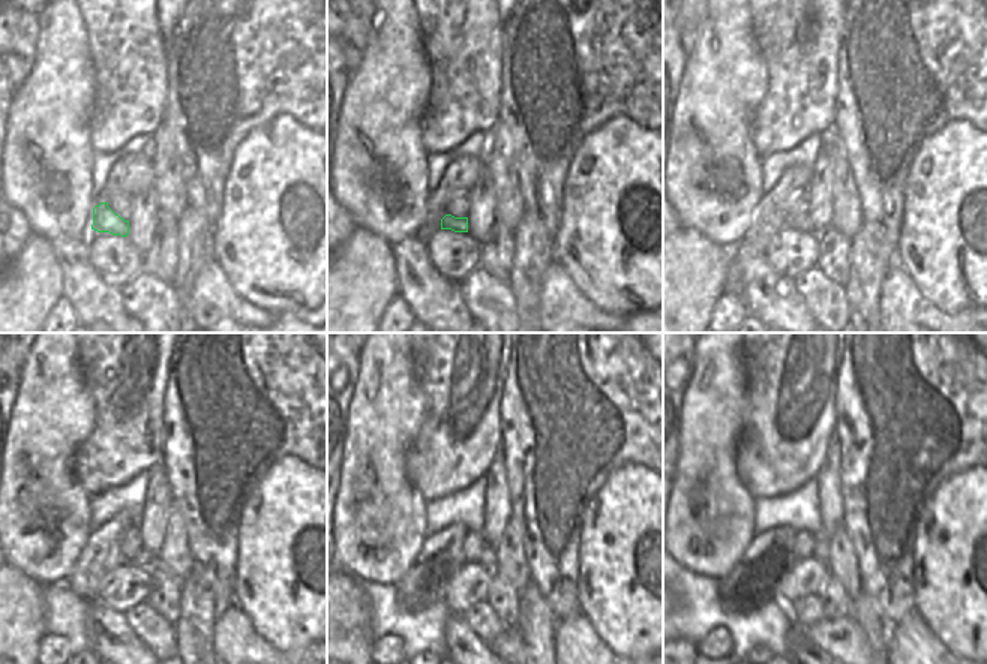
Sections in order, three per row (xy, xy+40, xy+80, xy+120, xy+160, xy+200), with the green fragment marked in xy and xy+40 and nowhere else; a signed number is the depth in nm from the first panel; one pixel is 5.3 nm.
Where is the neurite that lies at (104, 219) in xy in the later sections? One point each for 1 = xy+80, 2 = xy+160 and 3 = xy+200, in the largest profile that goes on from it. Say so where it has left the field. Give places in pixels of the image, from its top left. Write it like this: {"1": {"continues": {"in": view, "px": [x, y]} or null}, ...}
{"1": {"continues": {"in": "xy+80", "px": [797, 224]}}, "2": {"continues": {"in": "xy+160", "px": [488, 555]}}, "3": {"continues": {"in": "xy+200", "px": [822, 549]}}}

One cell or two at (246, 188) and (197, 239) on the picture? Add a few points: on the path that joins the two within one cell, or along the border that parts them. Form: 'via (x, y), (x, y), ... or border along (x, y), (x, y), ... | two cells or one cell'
border along (212, 224), (213, 258) | two cells

